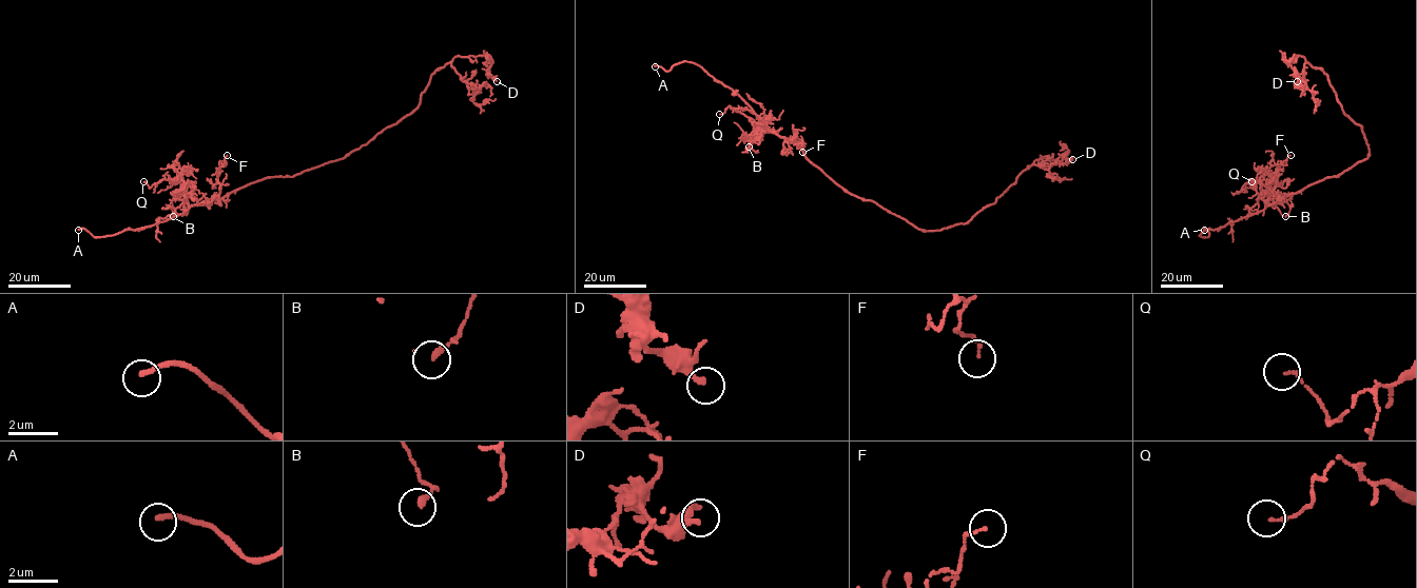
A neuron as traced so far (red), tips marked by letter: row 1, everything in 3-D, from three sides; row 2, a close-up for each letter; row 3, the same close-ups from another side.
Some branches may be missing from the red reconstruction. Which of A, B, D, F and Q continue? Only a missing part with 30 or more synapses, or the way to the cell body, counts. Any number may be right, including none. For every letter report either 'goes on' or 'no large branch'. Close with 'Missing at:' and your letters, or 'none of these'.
A: goes on
B: no large branch
D: no large branch
F: no large branch
Q: no large branch
Missing at: A

